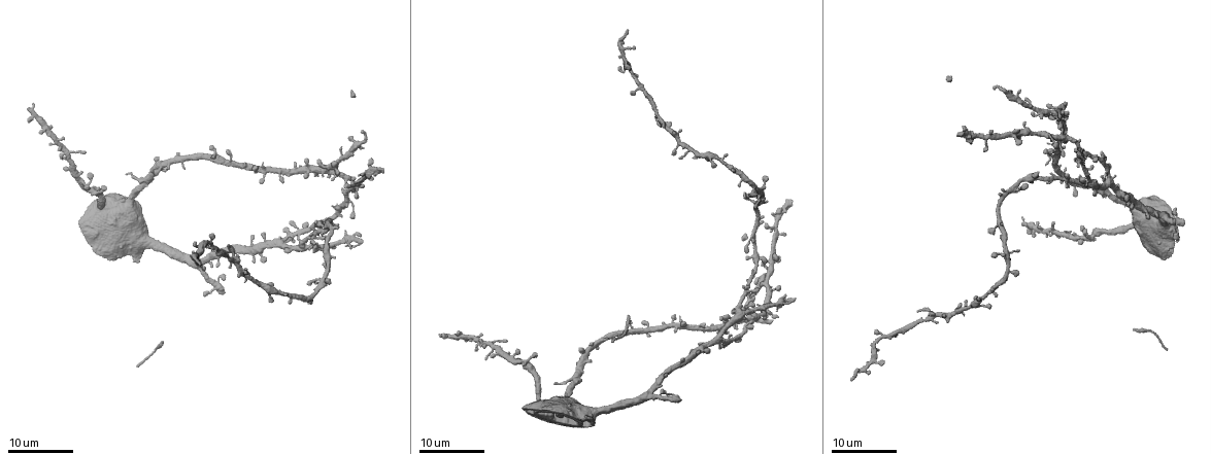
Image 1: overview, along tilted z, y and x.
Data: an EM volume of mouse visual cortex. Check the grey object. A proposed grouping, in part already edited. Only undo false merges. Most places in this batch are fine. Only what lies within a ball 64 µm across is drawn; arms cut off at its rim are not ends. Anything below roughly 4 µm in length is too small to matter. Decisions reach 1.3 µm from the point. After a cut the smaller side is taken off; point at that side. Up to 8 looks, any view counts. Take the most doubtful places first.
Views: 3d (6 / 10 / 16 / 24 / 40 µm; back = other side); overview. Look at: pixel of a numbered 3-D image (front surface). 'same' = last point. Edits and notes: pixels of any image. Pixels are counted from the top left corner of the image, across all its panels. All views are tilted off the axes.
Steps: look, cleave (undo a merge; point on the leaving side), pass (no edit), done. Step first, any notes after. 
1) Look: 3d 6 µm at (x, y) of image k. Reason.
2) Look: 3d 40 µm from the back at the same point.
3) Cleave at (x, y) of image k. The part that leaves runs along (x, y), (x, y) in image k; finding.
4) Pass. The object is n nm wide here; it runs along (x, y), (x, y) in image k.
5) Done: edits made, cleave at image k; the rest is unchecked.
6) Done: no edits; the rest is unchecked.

Look: 3d 24 µm at (233, 258) of image 1. Looks like a crossing.

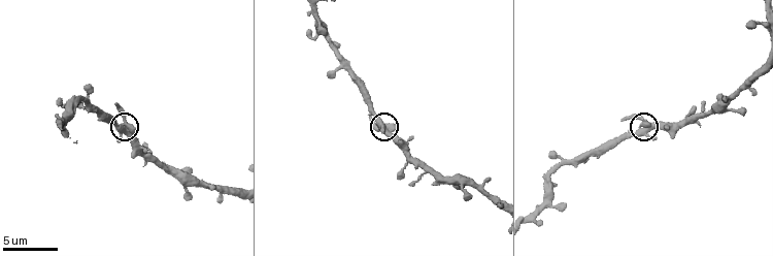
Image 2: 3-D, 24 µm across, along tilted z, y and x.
Look: 3d 10 µm at the same point.

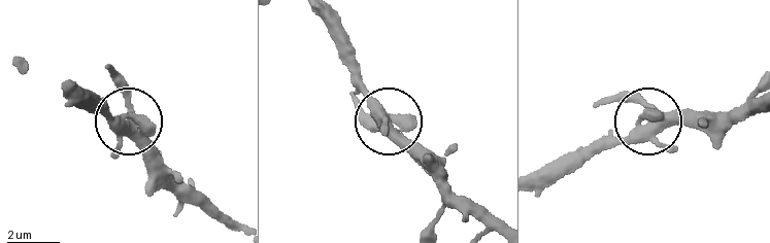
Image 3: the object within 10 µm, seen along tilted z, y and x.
Pass. It runs along (498, 231), (453, 186), (439, 157), (359, 108) in image 3; all the same cell.

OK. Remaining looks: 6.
Look: 3d 24 µm at (743, 312) of image 1.

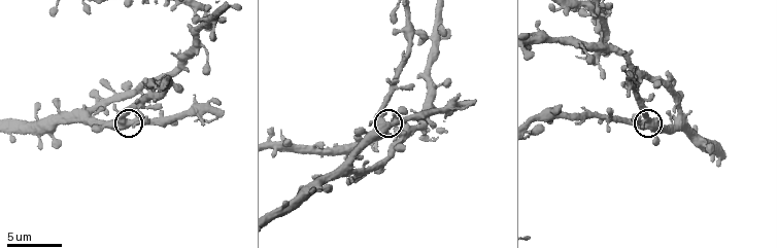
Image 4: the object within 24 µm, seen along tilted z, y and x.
Look: 3d 10 µm at (649, 124) of image 4.

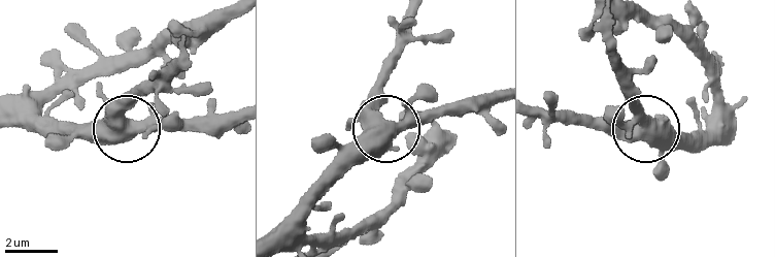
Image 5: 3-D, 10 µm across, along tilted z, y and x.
Pass. The side arm is 10 µm long; 3 arms meet here; one cell here.

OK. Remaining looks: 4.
Look: 3d 24 µm at (660, 329) of image 1. A narrow waist.

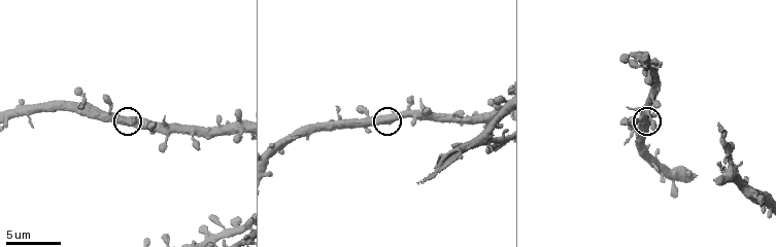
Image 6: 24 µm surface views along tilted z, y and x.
Look: 3d 6 µm at (389, 122) of image 6.

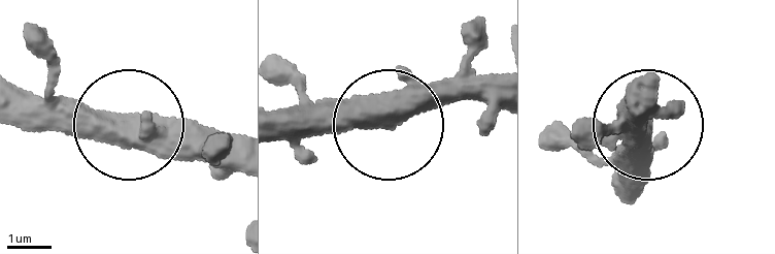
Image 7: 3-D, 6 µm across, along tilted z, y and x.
Pass. Continuous, no second cell.

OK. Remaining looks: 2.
Done: no edits; the rest is unchecked.

